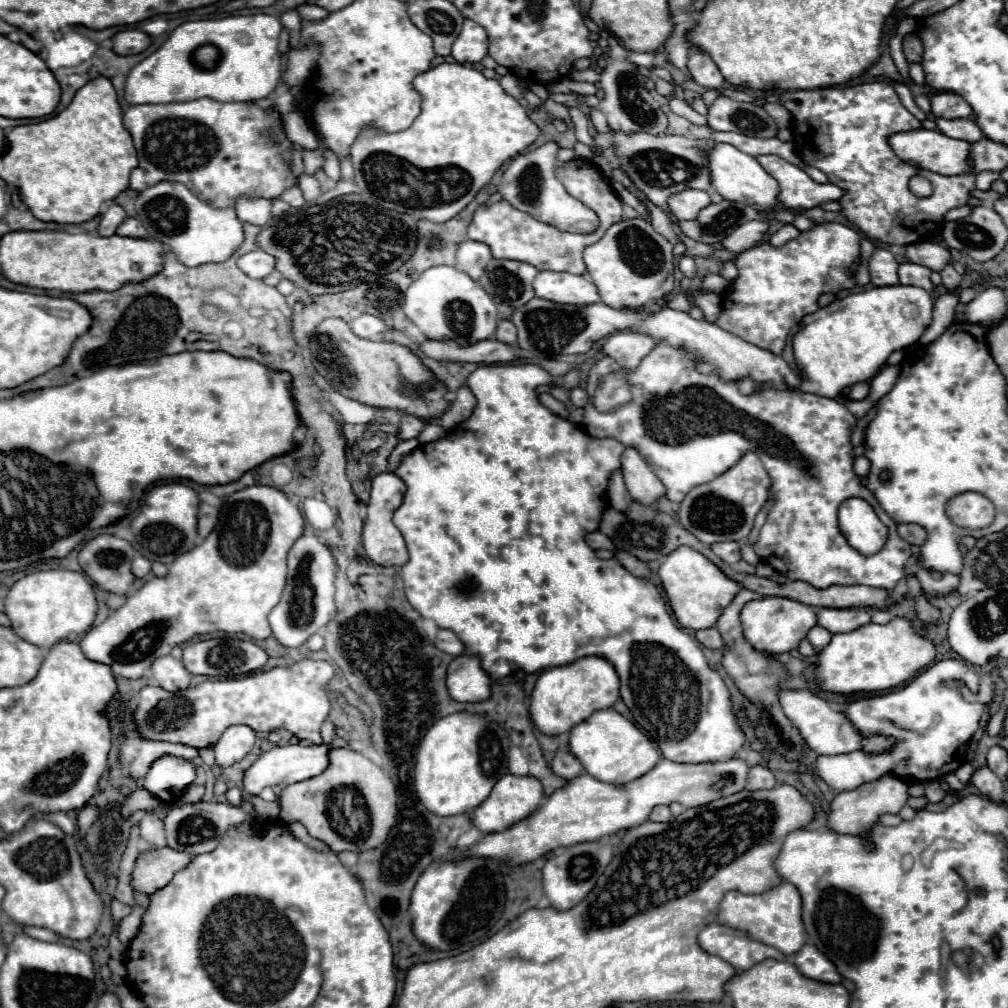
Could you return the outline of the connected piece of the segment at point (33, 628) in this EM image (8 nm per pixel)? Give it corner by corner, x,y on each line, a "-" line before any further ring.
71,570
35,572
17,580
5,596
5,614
11,620
11,630
23,636
29,644
51,648
53,644
81,634
91,628
97,612
97,598
89,578

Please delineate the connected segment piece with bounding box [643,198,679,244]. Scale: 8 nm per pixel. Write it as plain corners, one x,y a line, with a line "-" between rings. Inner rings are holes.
643,198
643,204
645,204
645,208
647,208
649,214
651,214
651,224
653,224
653,228
655,228
659,234
663,234
669,242
677,244
679,238
677,238
677,234
675,234
673,228
671,228
671,220
669,220
655,204
651,204
647,198

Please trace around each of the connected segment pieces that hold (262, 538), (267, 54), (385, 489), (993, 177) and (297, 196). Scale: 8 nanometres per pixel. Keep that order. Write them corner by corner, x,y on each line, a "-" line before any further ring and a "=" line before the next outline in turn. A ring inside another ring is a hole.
249,486
223,500
223,552
221,530
213,530
201,544
197,544
187,556
179,556
175,564
167,566
167,576
153,576
141,588
127,596
127,602
115,610
103,624
91,628
79,642
89,660
109,664
115,676
143,678
153,660
167,656
175,646
193,638
213,632
247,634
255,640
271,636
267,622
269,612
281,600
281,592
287,582
287,552
293,542
303,534
303,516
287,494
273,486
=
256,13
229,14
224,17
185,22
177,26
167,42
149,58
141,60
127,76
125,100
129,104
163,104
185,102
197,98
213,98
219,102
255,102
275,92
281,76
281,56
277,52
277,38
281,22
275,16
=
383,472
373,478
371,498
367,504
367,518
363,524
363,548
365,548
365,554
369,556
369,560
379,566
403,566
409,558
407,548
405,548
405,540
393,524
393,512
403,502
405,490
407,490
405,482
399,476
395,476
393,472
=
985,171
976,175
976,189
987,191
991,188
991,184
1000,179
1000,173
993,171
=
293,184
291,188
287,188
281,196
279,196
281,200
285,200
287,204
291,204
291,206
295,206
295,208
301,208
303,204
305,204
305,200
303,200
303,194
301,194
301,188
299,188
299,184

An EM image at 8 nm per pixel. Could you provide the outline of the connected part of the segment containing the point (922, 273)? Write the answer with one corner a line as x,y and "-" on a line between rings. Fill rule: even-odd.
903,262
899,266
899,284
919,286
919,288
927,290
929,294
933,294
933,284
931,284
929,274
931,274
931,270
925,266
919,266
913,262

